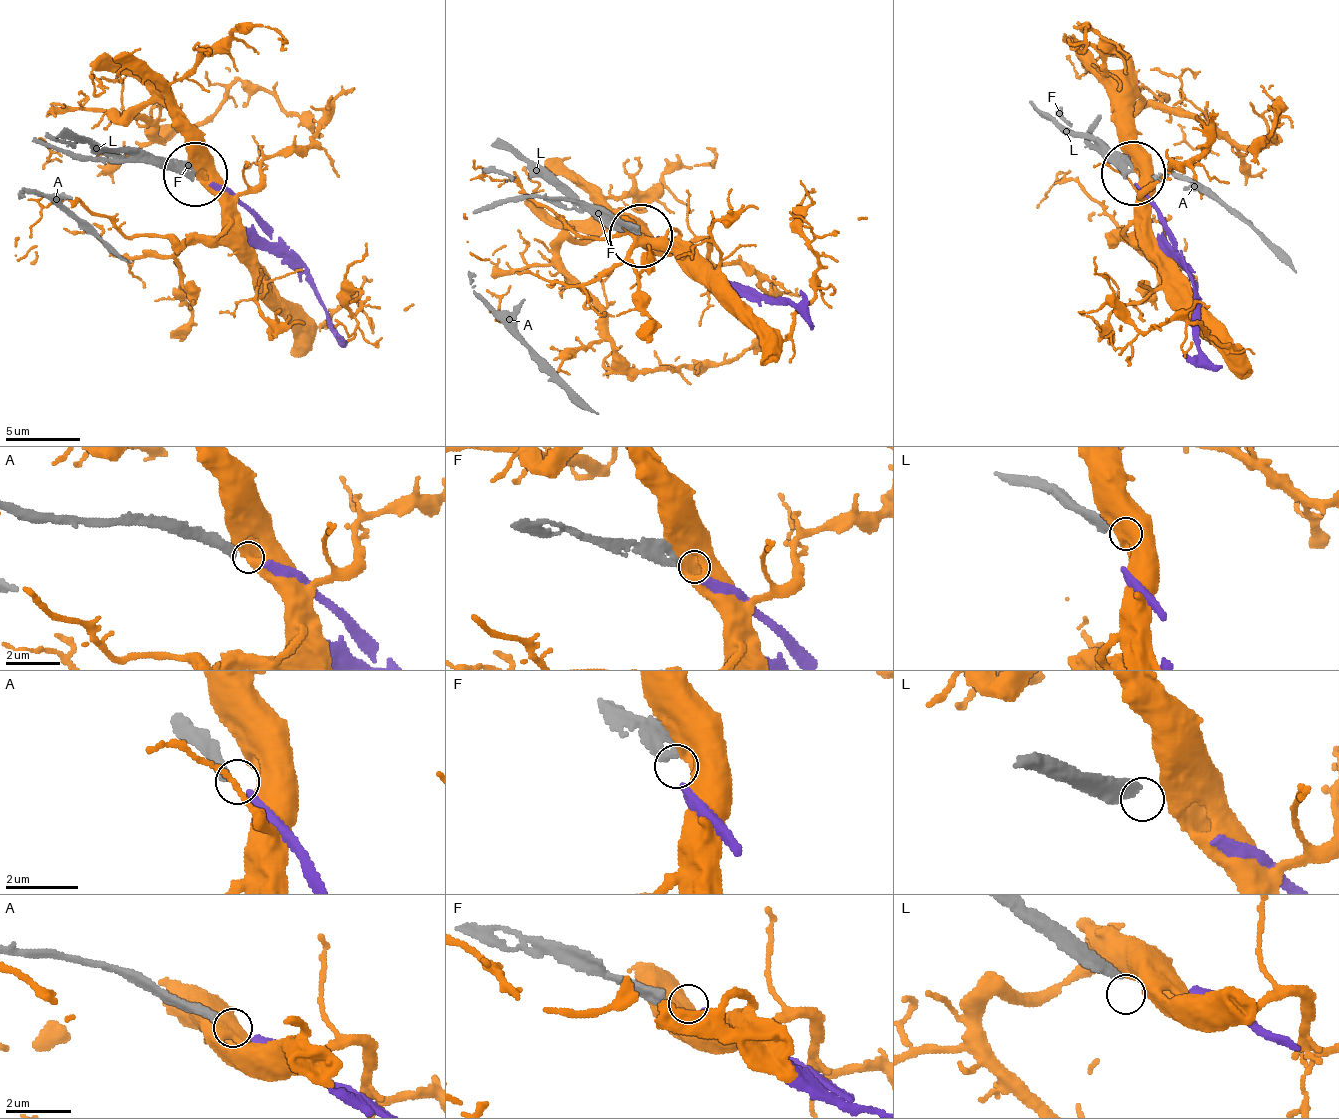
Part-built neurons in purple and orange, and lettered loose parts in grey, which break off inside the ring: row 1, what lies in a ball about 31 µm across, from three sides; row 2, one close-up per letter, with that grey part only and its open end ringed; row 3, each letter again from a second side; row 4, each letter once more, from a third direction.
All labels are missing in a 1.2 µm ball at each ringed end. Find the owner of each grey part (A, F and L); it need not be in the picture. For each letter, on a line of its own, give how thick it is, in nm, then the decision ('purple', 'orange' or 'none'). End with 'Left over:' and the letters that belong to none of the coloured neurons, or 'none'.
A: 300 nm thick; purple
F: 320 nm thick; none
L: 360 nm thick; none
Left over: F, L

